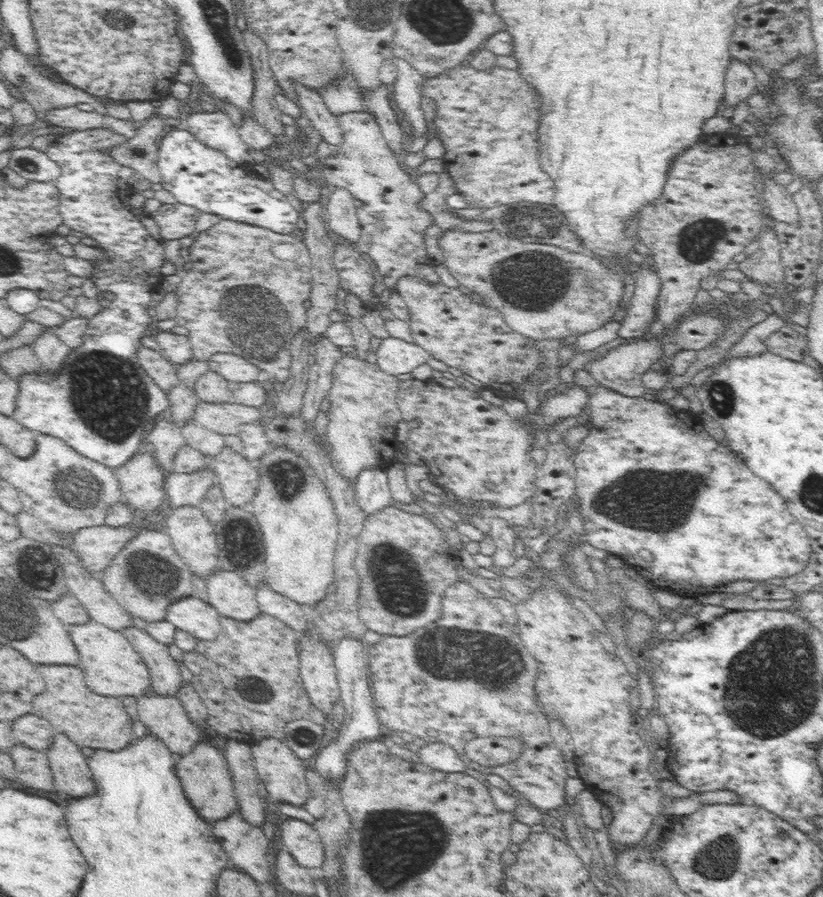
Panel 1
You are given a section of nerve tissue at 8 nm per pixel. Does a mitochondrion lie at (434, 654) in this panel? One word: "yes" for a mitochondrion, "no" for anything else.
yes

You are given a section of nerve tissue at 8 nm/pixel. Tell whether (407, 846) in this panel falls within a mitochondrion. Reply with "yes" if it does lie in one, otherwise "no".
yes

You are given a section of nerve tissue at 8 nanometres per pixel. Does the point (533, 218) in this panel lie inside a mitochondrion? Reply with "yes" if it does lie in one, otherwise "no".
yes

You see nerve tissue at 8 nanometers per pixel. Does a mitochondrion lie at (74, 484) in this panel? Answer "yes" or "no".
yes

